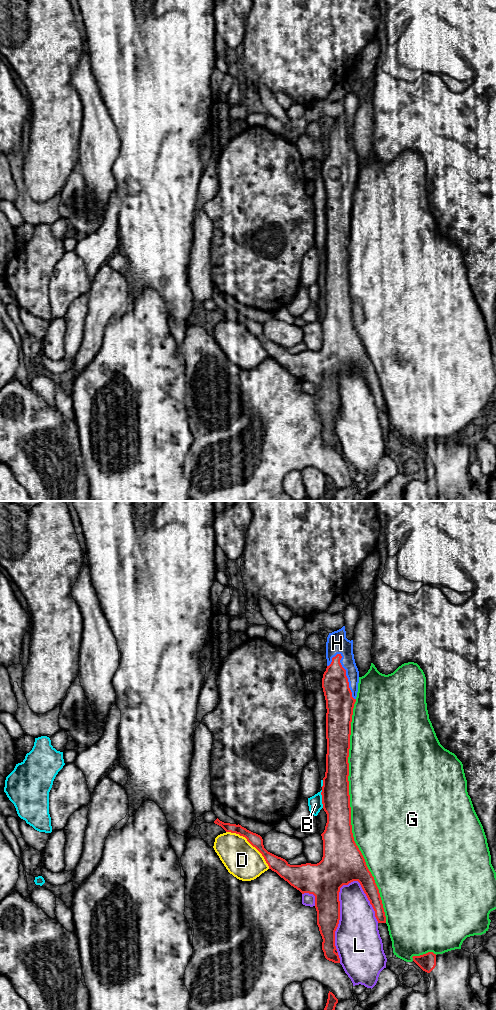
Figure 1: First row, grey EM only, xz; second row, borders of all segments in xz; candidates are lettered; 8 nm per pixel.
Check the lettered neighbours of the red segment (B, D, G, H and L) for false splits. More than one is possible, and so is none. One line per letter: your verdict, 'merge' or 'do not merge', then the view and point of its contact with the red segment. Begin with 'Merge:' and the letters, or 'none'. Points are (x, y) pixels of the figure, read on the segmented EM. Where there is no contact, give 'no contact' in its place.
Merge: H
B: do not merge; contact xz (322, 799)
D: do not merge; contact xz (251, 844)
G: do not merge; contact xz (350, 811)
H: merge; contact xz (346, 676)
L: do not merge; contact xz (339, 917)

